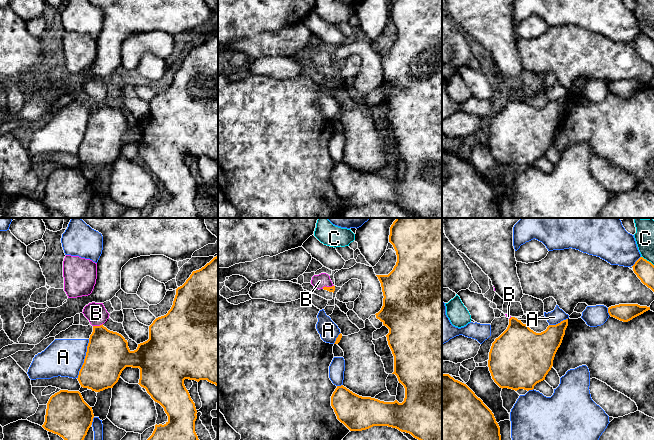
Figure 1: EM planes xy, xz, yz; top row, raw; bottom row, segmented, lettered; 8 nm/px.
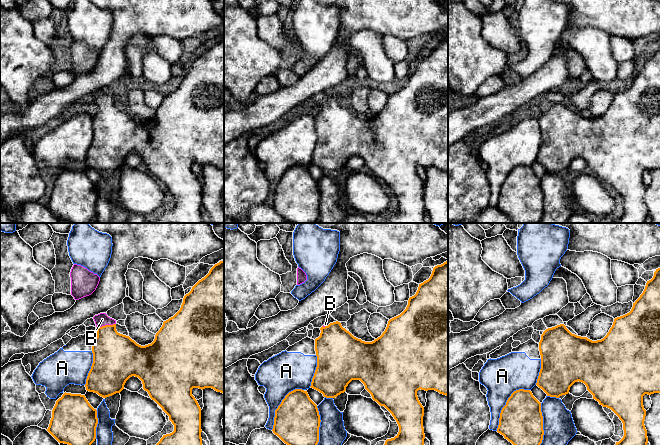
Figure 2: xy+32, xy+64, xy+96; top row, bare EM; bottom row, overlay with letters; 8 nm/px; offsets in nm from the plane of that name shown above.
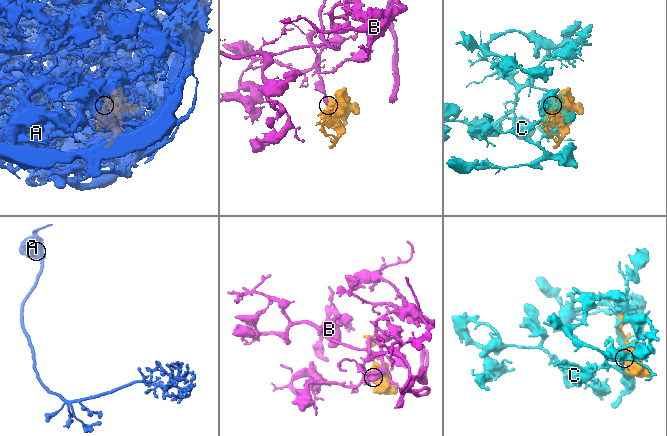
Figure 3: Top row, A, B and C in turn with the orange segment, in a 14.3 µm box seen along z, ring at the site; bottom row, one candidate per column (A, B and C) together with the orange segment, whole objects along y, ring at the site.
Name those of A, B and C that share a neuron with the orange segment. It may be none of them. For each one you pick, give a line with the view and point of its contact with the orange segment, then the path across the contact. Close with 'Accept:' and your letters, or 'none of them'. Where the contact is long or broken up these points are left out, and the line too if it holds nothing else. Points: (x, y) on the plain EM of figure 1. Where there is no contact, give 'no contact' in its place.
B: xy (97, 102) | across xy (108, 130), (97, 102), (96, 89)
Accept: B

